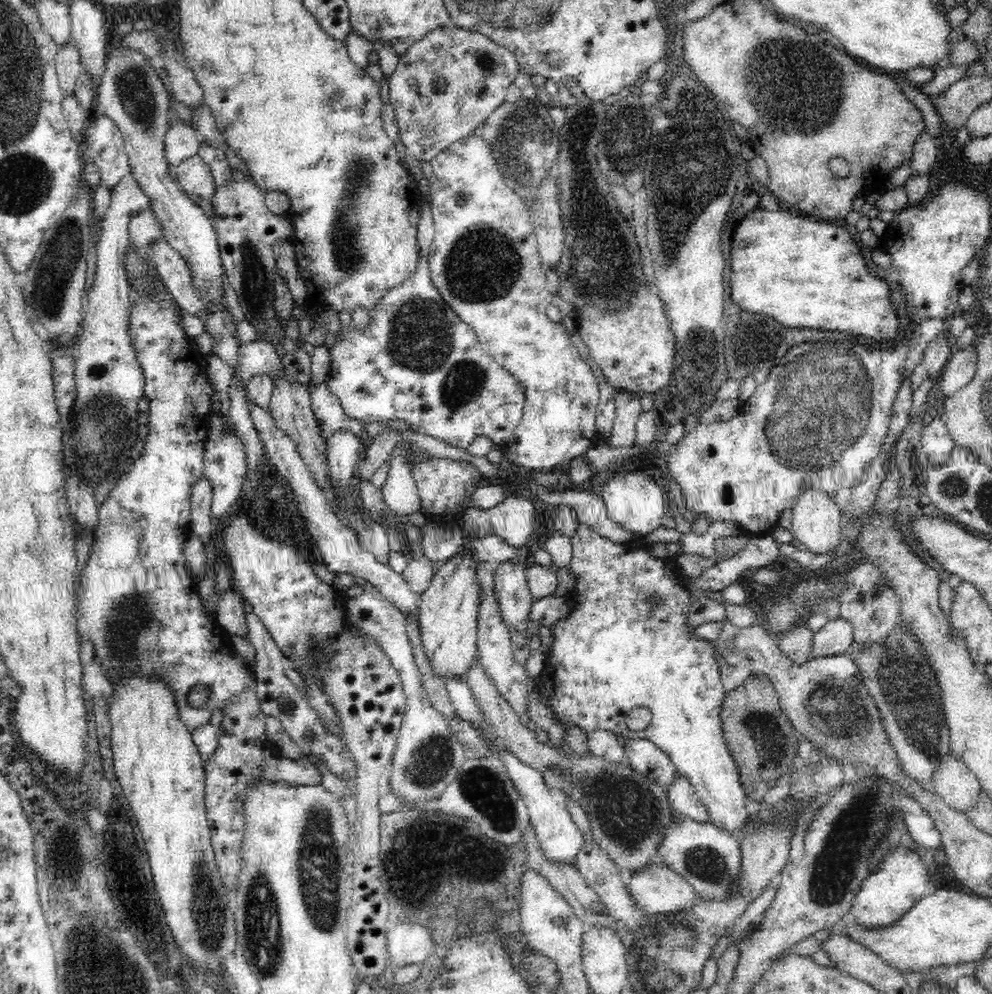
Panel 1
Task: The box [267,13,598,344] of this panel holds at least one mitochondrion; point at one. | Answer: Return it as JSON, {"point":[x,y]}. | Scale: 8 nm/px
{"point":[477,269]}

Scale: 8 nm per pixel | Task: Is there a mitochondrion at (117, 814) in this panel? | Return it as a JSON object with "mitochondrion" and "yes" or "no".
{"mitochondrion":"no"}

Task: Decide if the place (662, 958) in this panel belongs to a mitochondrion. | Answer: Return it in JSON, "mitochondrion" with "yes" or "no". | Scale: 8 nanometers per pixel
{"mitochondrion":"yes"}

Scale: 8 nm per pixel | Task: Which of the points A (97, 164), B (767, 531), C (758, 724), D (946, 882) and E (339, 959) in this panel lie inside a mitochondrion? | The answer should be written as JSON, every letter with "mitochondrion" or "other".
{"A":"other","B":"other","C":"mitochondrion","D":"other","E":"other"}

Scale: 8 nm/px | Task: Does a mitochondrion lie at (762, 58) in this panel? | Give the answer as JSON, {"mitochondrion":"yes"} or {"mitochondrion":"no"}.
{"mitochondrion":"yes"}

